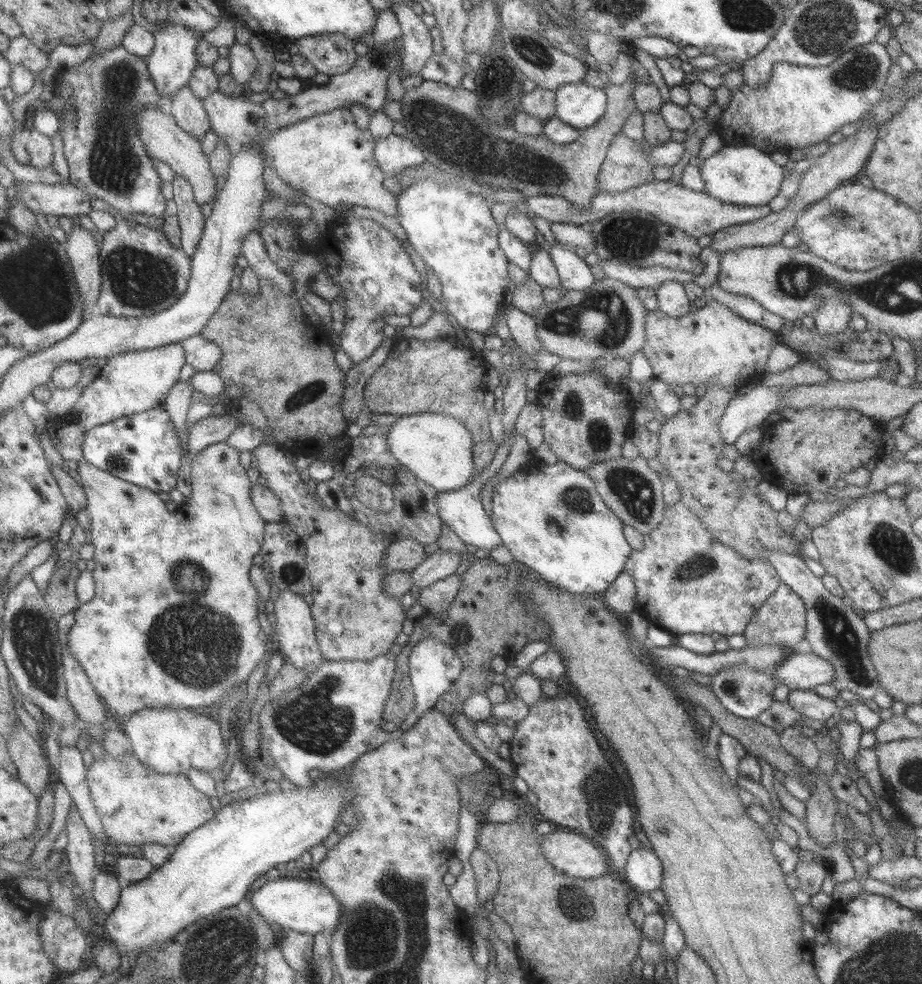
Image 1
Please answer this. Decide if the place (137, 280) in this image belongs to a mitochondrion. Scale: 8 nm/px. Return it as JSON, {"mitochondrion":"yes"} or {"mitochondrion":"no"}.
{"mitochondrion":"yes"}

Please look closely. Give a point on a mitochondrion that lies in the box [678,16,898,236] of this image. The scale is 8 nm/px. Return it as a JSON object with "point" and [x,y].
{"point":[859,70]}

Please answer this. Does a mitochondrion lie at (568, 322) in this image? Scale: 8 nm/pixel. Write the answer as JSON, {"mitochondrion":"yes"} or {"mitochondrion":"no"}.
{"mitochondrion":"yes"}

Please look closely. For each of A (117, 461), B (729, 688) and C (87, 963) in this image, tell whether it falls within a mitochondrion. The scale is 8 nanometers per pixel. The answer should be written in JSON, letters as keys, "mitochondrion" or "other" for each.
{"A":"mitochondrion","B":"other","C":"other"}

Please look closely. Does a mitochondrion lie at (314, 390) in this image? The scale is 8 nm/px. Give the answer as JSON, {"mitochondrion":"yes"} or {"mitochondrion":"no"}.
{"mitochondrion":"yes"}

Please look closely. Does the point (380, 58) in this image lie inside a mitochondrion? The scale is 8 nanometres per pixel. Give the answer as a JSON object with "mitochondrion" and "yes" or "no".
{"mitochondrion":"yes"}

